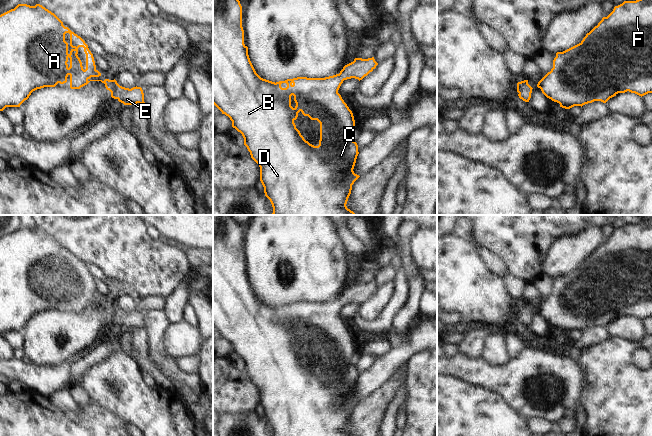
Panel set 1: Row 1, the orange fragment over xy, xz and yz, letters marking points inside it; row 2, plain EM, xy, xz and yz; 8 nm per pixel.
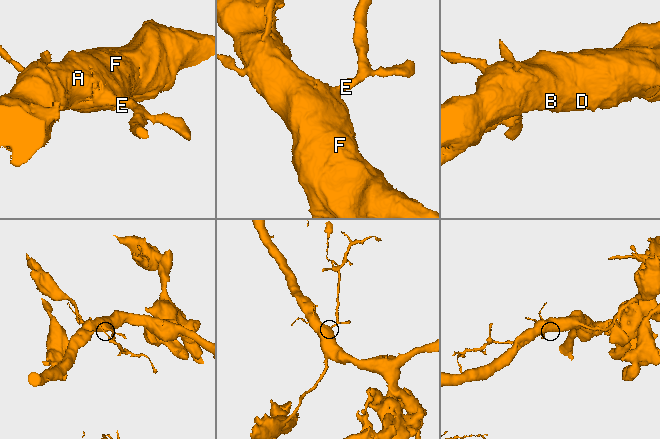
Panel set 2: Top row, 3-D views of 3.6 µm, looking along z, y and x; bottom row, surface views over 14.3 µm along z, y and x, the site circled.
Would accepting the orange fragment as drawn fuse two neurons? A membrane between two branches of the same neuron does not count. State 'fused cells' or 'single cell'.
single cell

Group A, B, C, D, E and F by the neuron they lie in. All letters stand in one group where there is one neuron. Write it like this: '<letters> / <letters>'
A B C D E F

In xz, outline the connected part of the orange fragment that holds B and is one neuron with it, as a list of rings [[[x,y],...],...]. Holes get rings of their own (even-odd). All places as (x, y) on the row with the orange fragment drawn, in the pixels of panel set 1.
[[[213,0],[213,104],[222,112],[222,114],[225,114],[230,118],[232,127],[242,134],[244,145],[250,152],[251,158],[259,165],[260,181],[264,187],[265,196],[270,200],[273,207],[273,213],[271,215],[357,215],[346,206],[351,194],[352,185],[360,177],[353,171],[359,154],[358,145],[352,140],[355,120],[352,111],[344,102],[341,95],[338,93],[338,90],[344,80],[355,78],[360,81],[372,72],[377,65],[378,63],[375,61],[374,57],[368,59],[355,58],[353,62],[345,65],[339,74],[325,78],[297,77],[276,83],[263,79],[256,73],[248,55],[248,47],[244,44],[242,6],[240,1]],[[300,111],[304,116],[308,116],[311,120],[317,120],[320,123],[320,140],[318,146],[314,146],[306,141],[300,131],[296,128],[294,121],[297,119]]]

